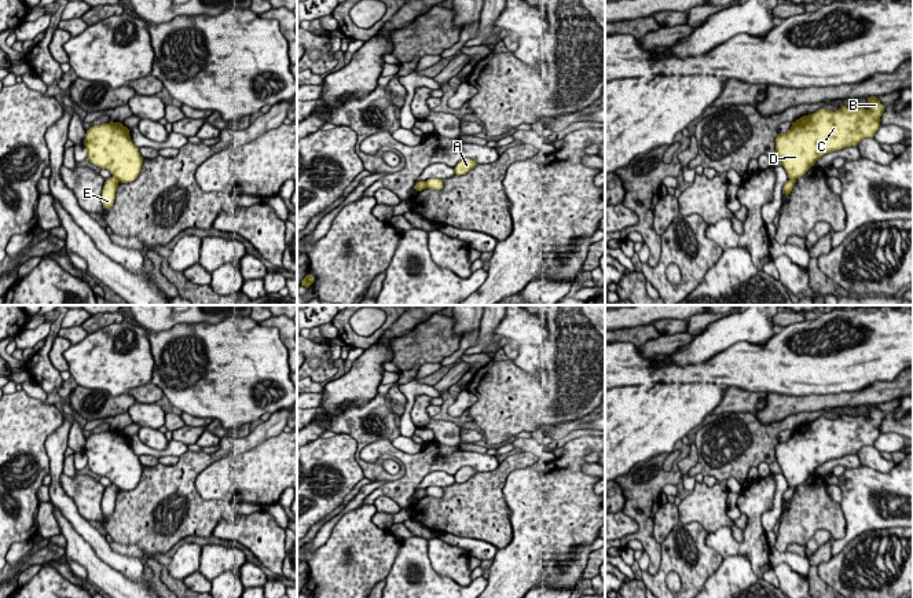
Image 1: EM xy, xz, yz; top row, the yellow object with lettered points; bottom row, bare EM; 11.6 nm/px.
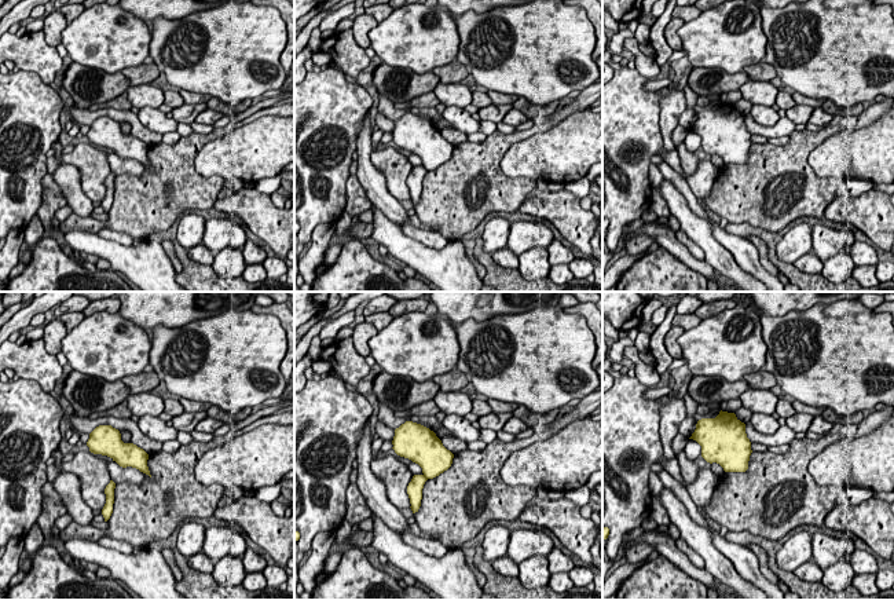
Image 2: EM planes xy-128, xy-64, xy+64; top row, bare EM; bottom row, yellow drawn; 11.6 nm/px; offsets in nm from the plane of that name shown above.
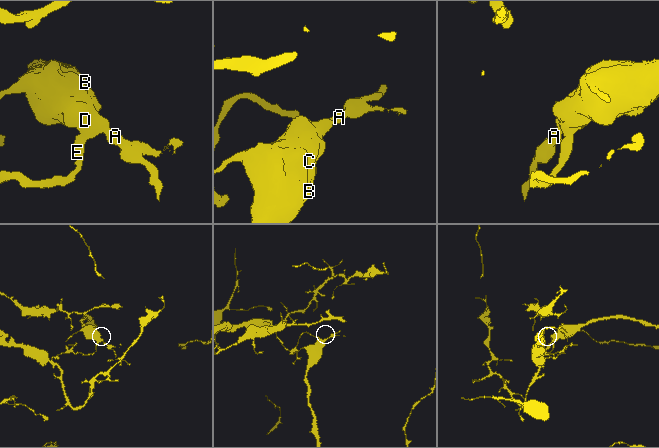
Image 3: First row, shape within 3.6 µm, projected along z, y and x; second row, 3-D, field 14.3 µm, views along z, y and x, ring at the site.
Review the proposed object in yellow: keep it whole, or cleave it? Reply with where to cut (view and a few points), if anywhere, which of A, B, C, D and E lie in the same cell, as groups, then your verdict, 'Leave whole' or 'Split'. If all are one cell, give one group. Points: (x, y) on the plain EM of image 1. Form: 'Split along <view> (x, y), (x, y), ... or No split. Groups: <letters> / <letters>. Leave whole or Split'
Split along xy (113, 484), (118, 490). Groups: A B C D / E. Split

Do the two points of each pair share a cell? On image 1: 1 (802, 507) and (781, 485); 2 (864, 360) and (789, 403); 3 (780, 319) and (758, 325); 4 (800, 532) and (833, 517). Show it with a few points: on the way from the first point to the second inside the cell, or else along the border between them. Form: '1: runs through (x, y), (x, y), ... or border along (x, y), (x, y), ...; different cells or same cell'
1: border along (783, 502), (783, 510), (777, 521); different cells
2: border along (772, 392), (783, 395), (835, 393); different cells
3: border along (772, 319), (774, 325); different cells
4: runs through (809, 524), (816, 517), (825, 517); same cell

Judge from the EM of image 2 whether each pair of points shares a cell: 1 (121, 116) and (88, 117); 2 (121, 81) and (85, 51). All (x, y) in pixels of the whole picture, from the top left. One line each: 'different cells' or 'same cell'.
1: same cell
2: different cells

